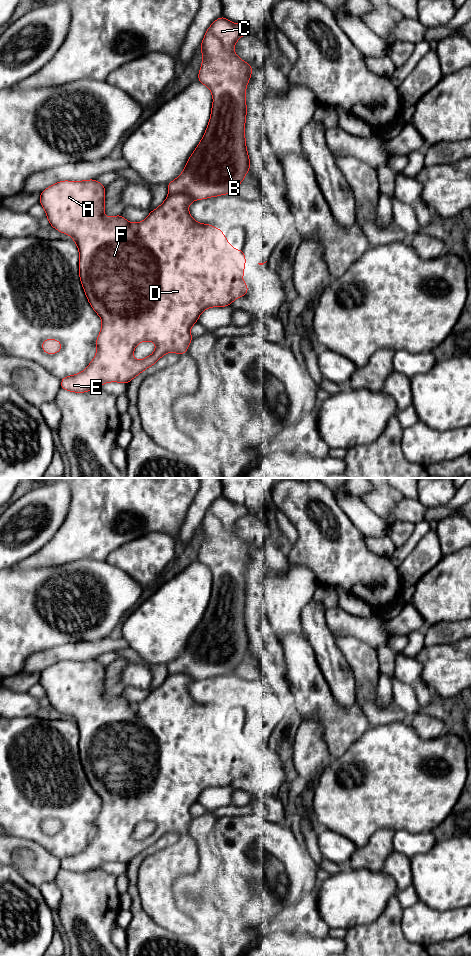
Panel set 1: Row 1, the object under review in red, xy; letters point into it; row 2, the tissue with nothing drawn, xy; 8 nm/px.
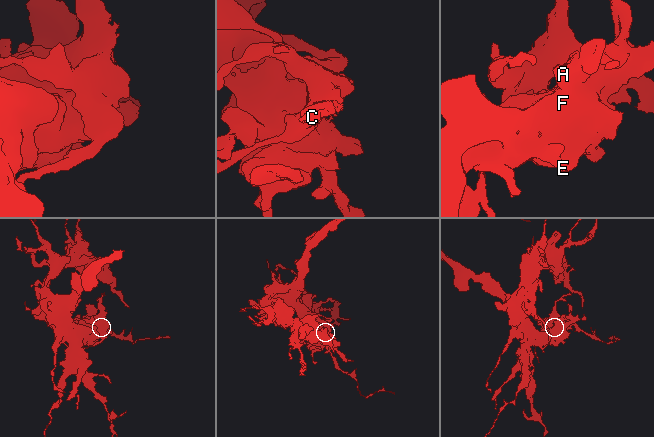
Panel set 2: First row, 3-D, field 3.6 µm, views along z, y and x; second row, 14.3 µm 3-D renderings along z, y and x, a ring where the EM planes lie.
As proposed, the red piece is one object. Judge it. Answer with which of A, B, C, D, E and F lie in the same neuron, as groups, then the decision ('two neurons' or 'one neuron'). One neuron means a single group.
groups A D E F / B C; two neurons

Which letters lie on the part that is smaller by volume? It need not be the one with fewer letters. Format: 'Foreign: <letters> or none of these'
Foreign: B, C

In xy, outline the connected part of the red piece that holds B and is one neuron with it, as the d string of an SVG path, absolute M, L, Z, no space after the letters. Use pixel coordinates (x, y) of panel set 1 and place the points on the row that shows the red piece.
M223 16L215 20L206 31L199 50L203 53L203 61L198 81L212 93L211 117L204 136L189 157L184 171L167 185L169 194L184 194L193 200L231 194L250 170L245 120L246 86L252 75L252 67L234 53L236 42L247 33L249 31L244 24L233 23Z

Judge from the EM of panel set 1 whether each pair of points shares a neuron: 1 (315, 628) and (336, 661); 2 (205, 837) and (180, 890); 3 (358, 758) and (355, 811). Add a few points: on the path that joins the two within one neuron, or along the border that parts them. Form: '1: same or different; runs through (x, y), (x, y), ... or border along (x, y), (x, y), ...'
1: same; runs through (319, 636), (328, 653)
2: same; runs through (205, 851), (205, 869), (194, 880)
3: same; runs through (360, 771), (360, 792), (356, 798)

